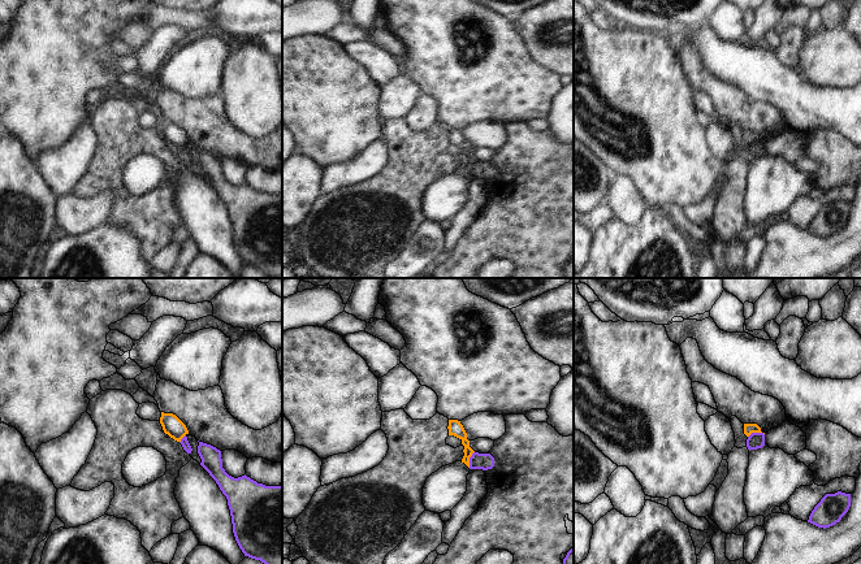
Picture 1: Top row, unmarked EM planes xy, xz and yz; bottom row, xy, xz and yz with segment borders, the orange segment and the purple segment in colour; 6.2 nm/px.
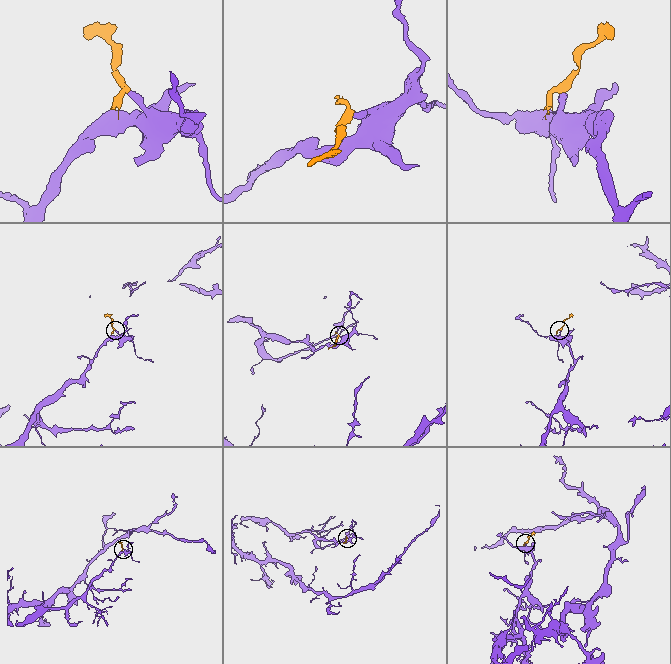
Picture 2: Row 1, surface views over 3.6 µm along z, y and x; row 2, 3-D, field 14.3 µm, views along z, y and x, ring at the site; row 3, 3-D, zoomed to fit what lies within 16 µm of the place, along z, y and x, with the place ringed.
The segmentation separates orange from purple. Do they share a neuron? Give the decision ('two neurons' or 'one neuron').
two neurons

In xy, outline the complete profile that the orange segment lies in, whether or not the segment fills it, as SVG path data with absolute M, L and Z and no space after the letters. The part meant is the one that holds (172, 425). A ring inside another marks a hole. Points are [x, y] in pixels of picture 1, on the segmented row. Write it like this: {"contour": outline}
{"contour": "M161 412L160 424L164 433L177 442L189 434L186 425L173 413Z"}

